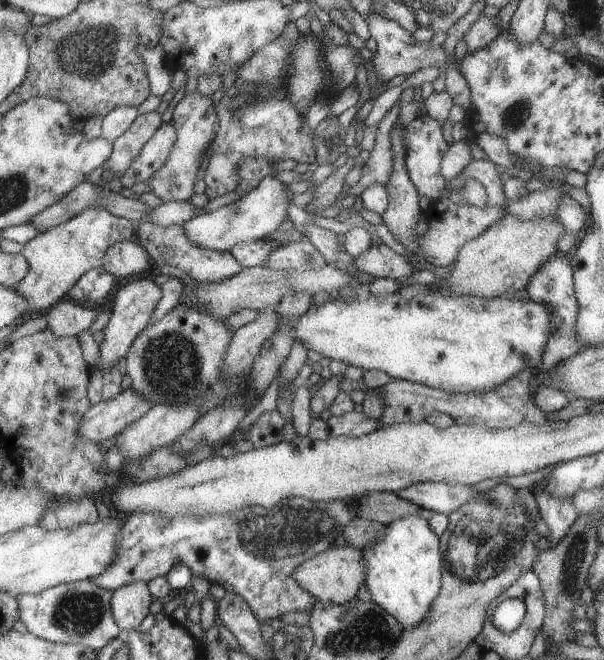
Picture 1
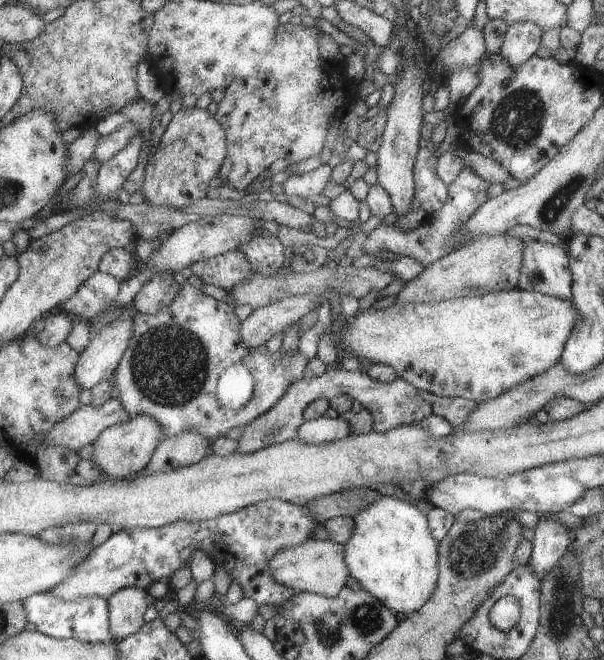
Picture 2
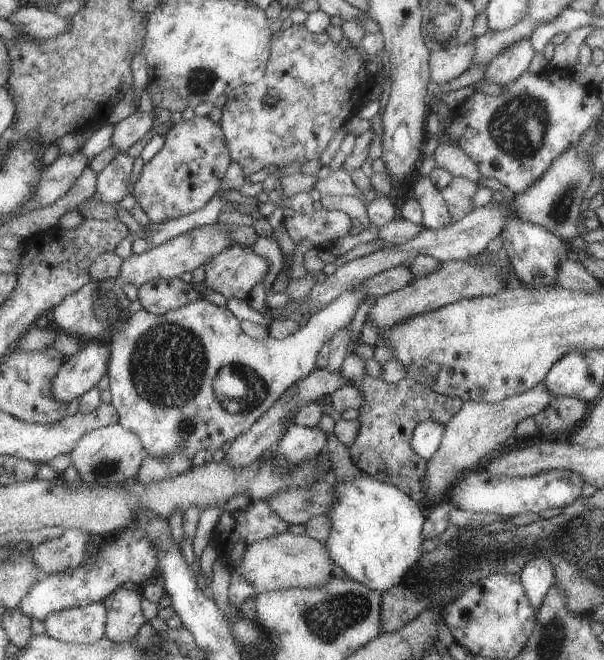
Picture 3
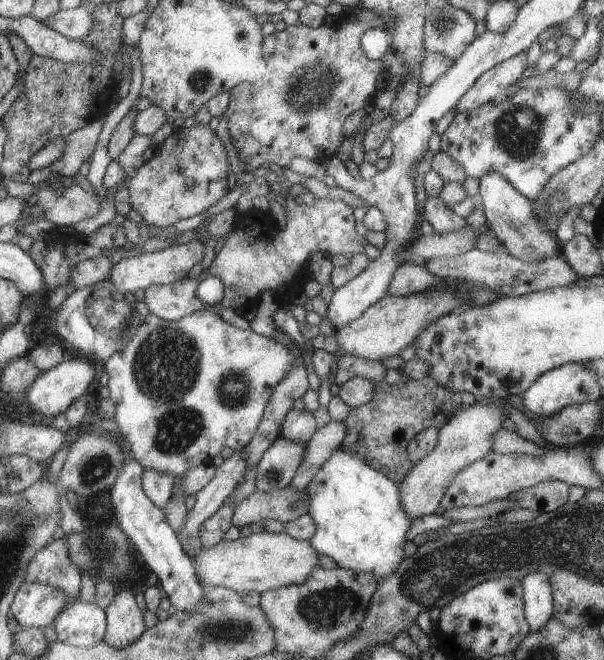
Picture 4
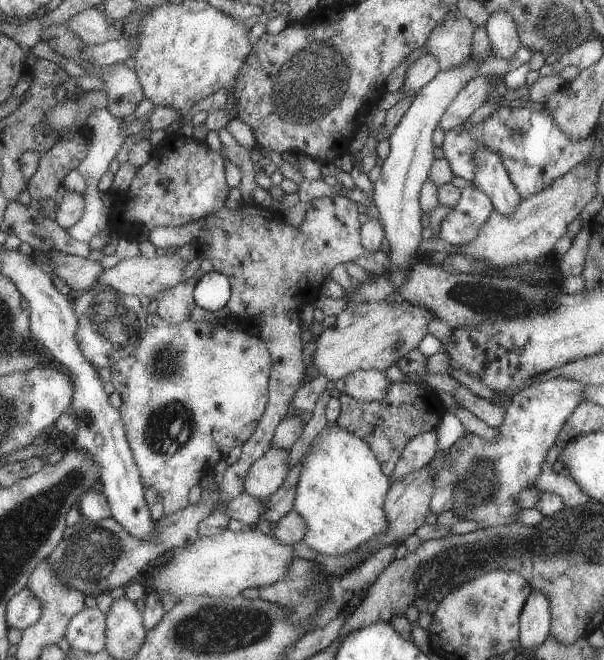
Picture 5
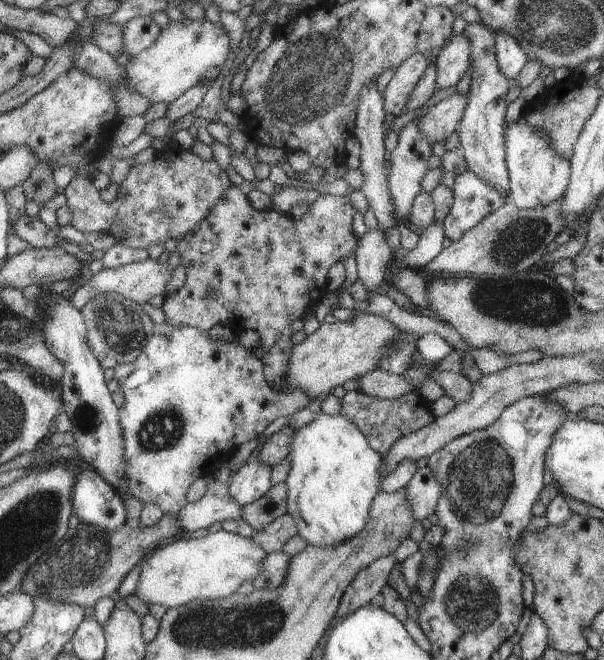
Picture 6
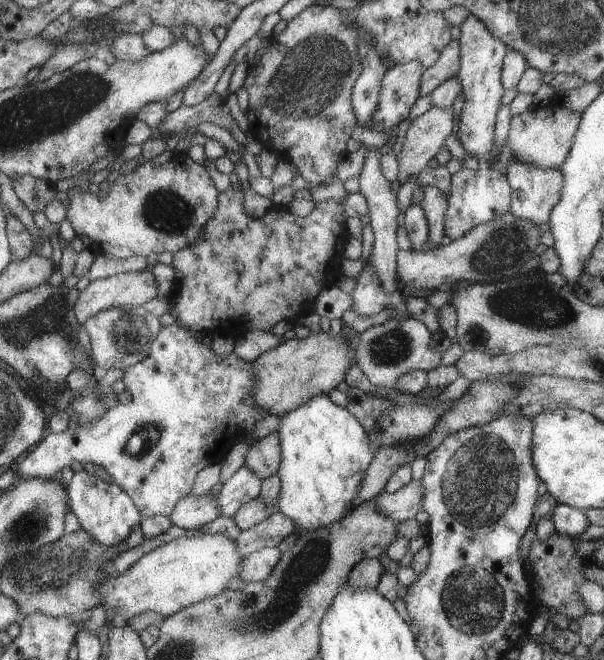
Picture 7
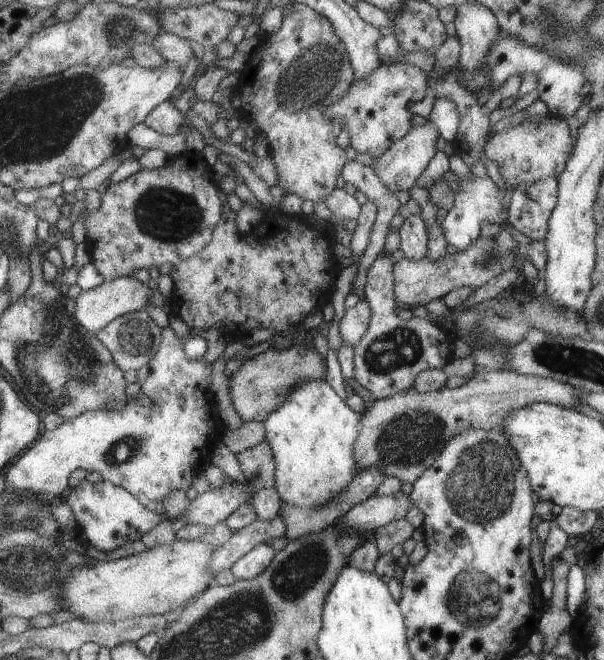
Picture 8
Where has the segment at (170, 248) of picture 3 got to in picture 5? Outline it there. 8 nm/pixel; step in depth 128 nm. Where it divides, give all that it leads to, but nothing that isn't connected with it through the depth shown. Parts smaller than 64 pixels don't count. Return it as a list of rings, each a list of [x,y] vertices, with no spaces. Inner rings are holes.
[[[175,254],[155,255],[153,258],[145,258],[145,256],[141,255],[133,256],[120,260],[108,270],[102,270],[96,283],[101,284],[101,286],[109,286],[119,294],[137,296],[137,298],[146,296],[153,299],[157,292],[172,288],[175,284],[183,281],[183,271],[187,263],[183,258],[179,258]]]

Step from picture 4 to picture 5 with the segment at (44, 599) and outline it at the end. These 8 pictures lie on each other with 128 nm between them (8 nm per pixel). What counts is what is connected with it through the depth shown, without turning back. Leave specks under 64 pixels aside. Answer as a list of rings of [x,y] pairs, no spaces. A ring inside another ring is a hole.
[[[24,587],[6,603],[6,625],[23,631],[35,624],[42,615],[42,606],[35,600],[34,594]]]

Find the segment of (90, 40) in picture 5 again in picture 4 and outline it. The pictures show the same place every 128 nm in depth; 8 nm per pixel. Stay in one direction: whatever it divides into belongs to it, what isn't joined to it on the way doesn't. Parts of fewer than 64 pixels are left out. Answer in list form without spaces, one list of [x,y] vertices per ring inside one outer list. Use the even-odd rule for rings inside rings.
[[[83,6],[71,10],[57,10],[41,22],[46,28],[59,32],[65,38],[83,40],[91,30],[91,11]]]

